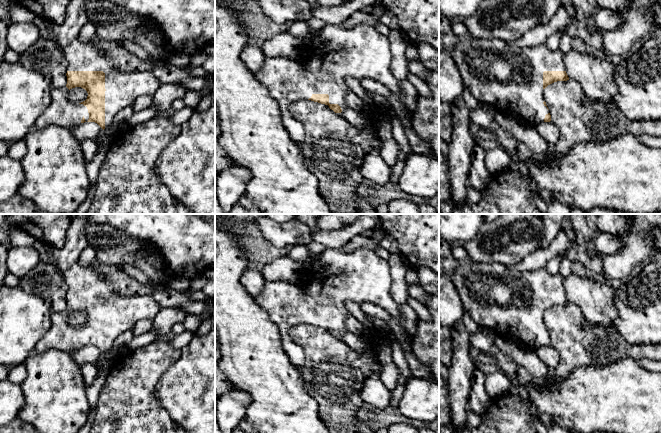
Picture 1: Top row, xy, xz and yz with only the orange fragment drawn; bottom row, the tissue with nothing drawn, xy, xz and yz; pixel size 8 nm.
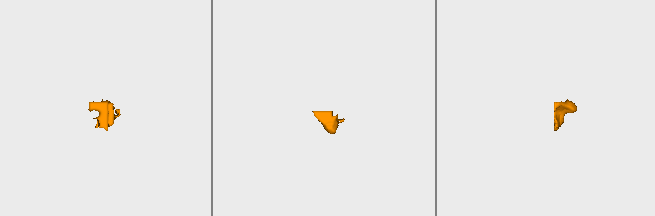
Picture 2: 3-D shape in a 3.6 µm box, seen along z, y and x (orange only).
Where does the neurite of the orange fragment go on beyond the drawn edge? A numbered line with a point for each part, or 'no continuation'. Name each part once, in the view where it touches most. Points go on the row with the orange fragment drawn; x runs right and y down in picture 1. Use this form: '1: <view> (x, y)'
1: xy (122, 89)

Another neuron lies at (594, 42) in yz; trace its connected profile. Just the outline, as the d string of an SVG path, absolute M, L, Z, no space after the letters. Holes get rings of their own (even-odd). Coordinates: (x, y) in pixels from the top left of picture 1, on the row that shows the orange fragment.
M594 28L594 32L584 40L591 53L599 54L603 49L603 37L600 30Z

